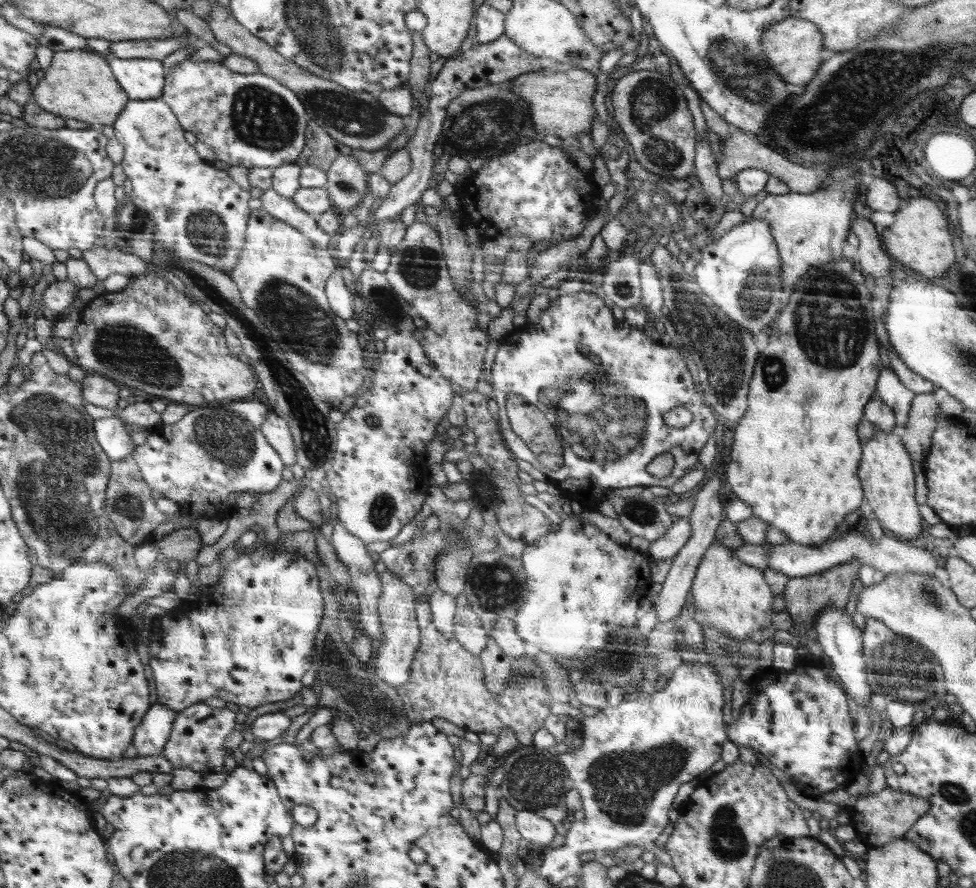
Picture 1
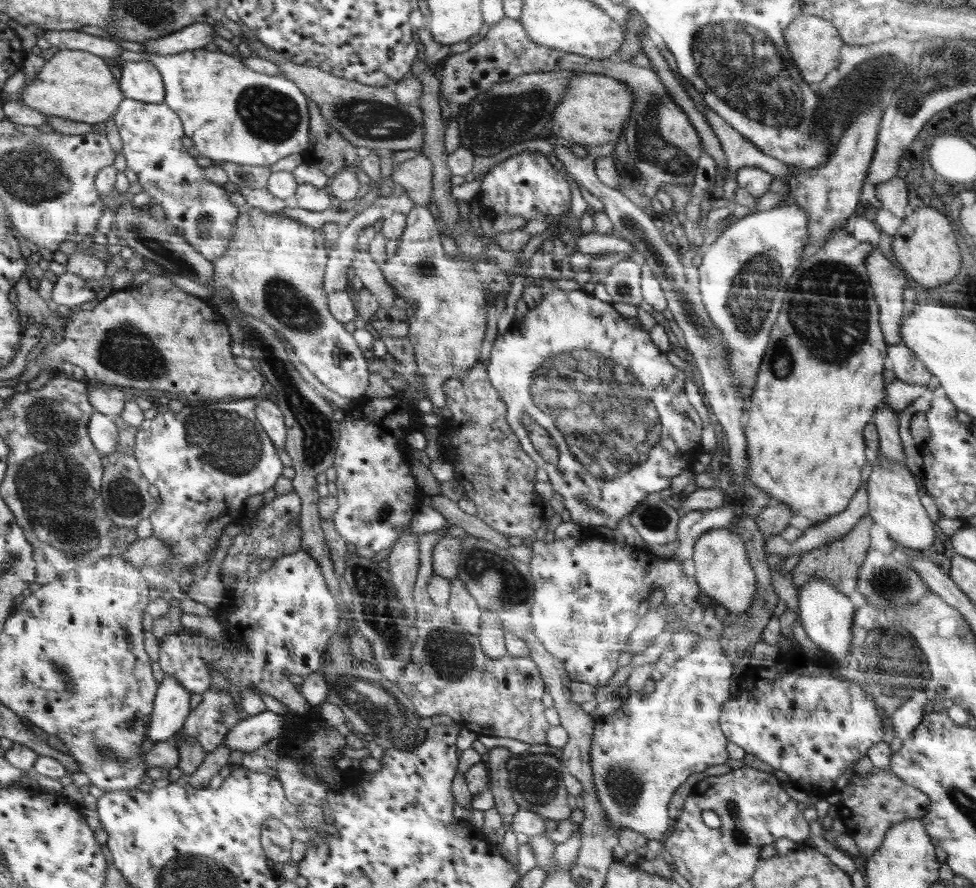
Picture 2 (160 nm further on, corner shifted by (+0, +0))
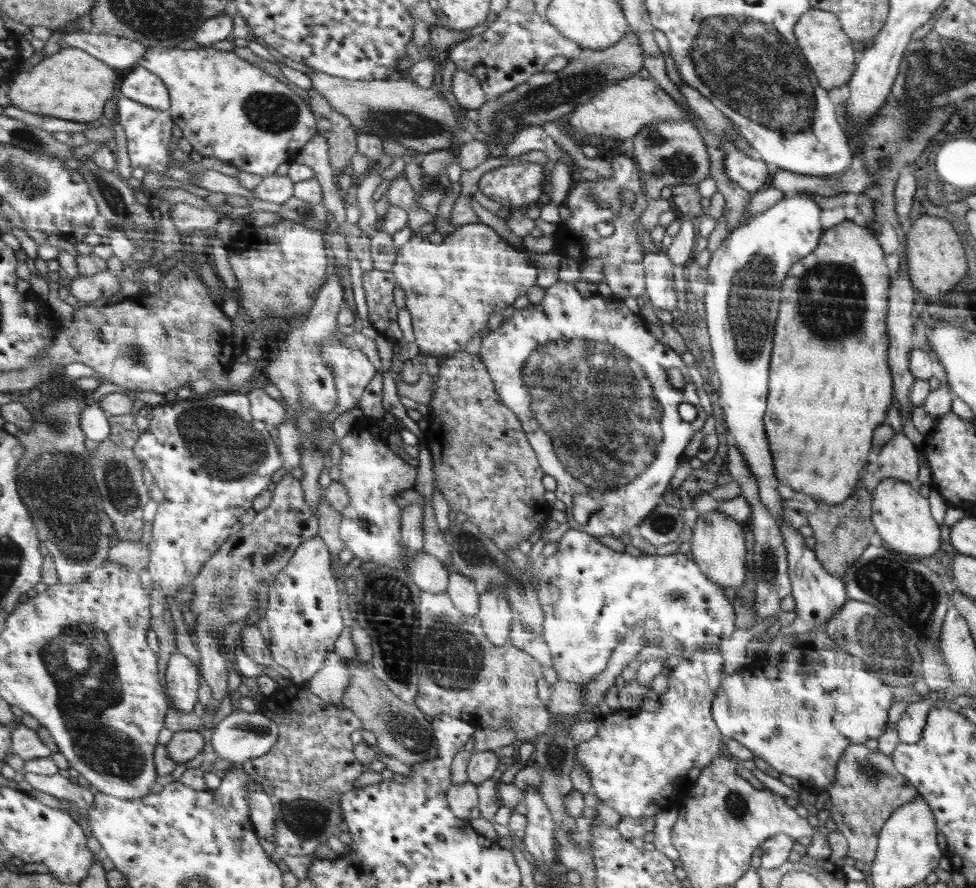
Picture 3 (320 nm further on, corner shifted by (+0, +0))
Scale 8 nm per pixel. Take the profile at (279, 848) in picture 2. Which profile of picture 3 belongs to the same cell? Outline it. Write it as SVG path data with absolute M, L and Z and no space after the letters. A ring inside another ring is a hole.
M250 789L247 794L246 802L248 803L250 818L258 830L258 834L275 844L275 812L272 801L264 791L260 789Z

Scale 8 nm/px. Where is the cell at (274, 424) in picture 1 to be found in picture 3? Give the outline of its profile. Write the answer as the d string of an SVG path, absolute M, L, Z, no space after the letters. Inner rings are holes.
M249 388L245 391L252 404L254 420L262 421L269 429L276 428L287 413L282 403L272 399L264 389Z

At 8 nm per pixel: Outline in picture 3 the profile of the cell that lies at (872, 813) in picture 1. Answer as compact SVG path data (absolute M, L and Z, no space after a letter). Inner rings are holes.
M864 743L854 744L854 748L846 752L846 760L838 764L838 784L832 784L827 789L832 801L829 817L846 837L849 861L860 860L868 865L876 858L880 832L884 830L889 816L920 794L918 788L897 771L890 756L878 749L871 750Z

